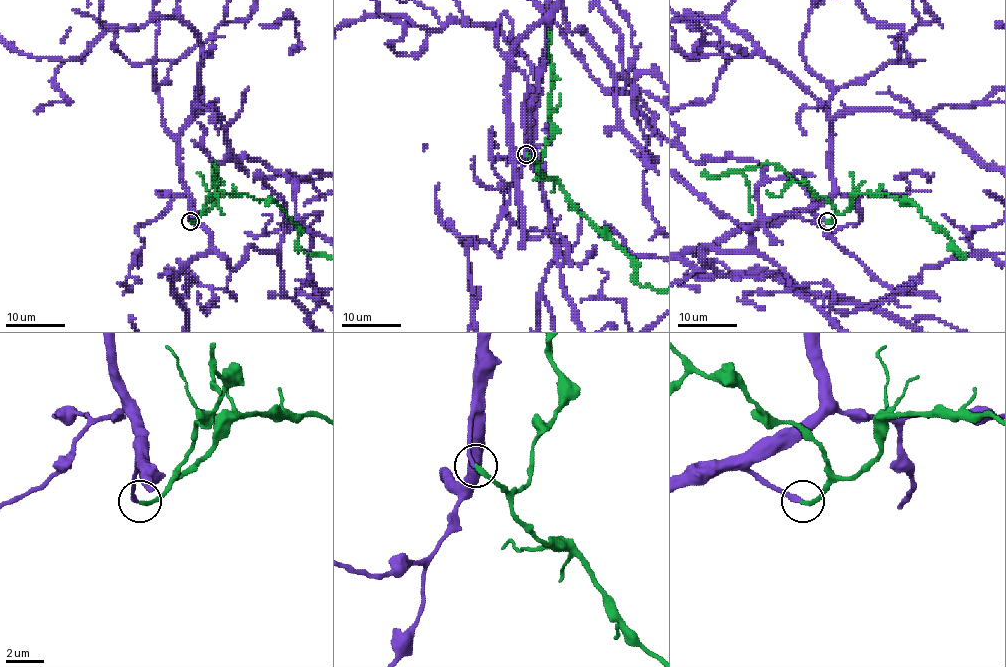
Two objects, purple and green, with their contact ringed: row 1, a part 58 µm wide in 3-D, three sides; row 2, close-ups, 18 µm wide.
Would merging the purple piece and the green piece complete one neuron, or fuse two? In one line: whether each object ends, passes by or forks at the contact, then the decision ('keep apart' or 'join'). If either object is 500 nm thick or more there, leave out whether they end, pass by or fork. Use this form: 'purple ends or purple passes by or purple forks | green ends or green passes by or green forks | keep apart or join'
purple ends | green ends | join

